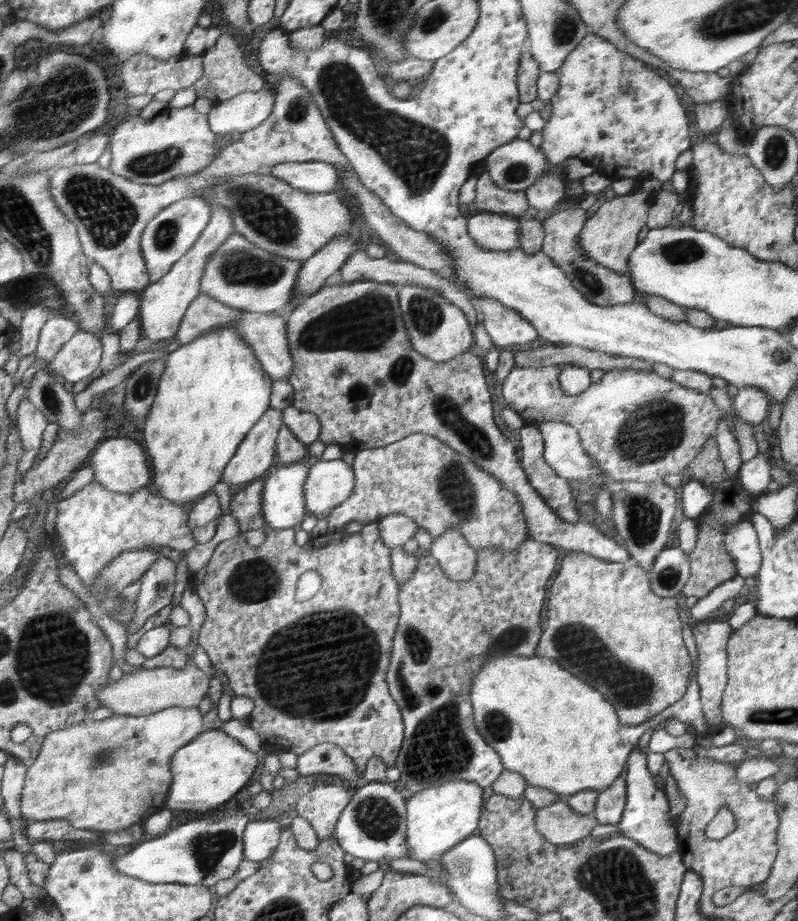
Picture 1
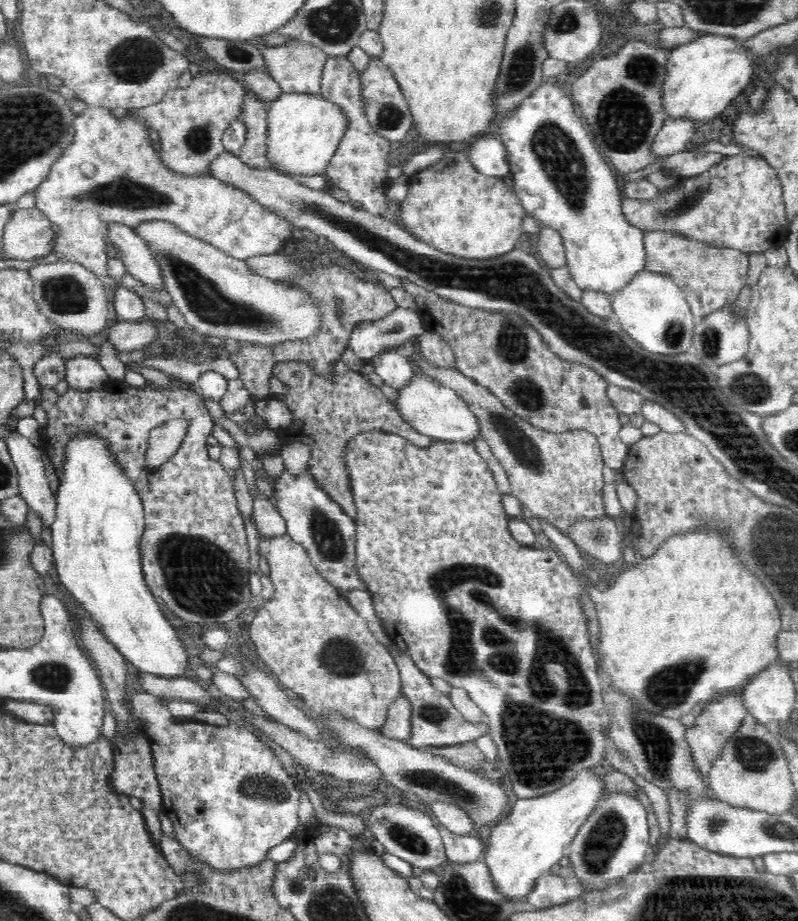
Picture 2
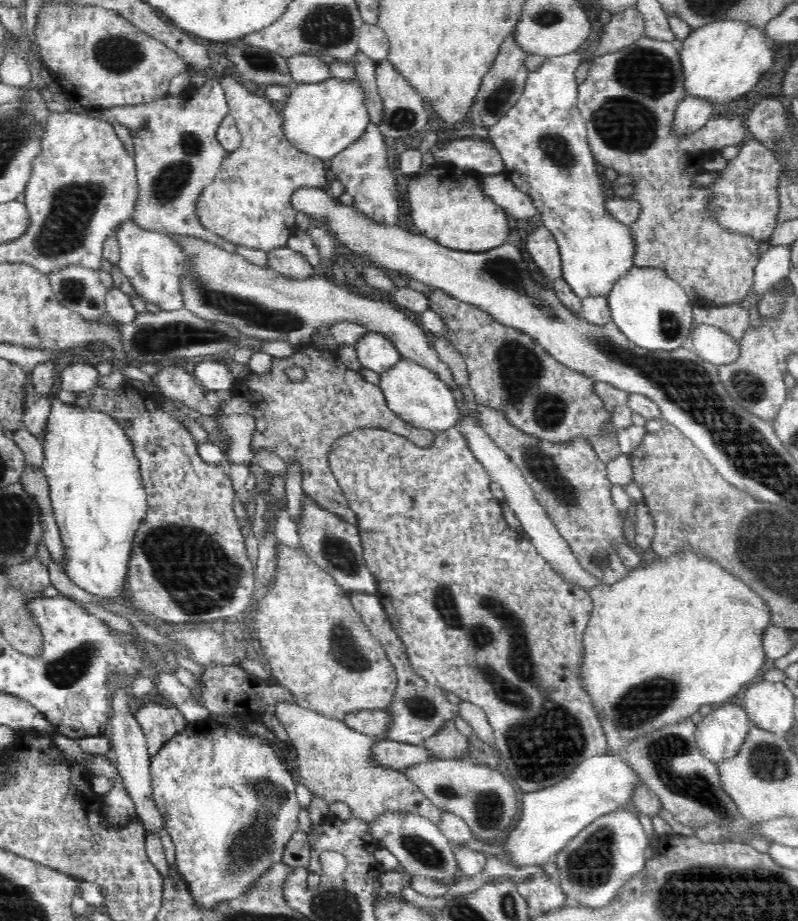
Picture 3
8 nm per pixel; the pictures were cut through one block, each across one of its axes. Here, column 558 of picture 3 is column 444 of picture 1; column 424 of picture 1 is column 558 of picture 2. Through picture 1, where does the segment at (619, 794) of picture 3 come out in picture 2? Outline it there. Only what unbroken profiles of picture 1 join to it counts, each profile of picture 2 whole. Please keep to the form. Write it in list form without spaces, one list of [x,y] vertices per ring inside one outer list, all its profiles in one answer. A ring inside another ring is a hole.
[[[604,768],[584,769],[568,786],[552,794],[516,800],[510,816],[492,826],[492,836],[482,860],[490,869],[494,888],[506,900],[524,900],[542,872],[550,870],[564,857],[579,828],[592,815],[598,802],[610,794],[605,789],[602,770]]]

